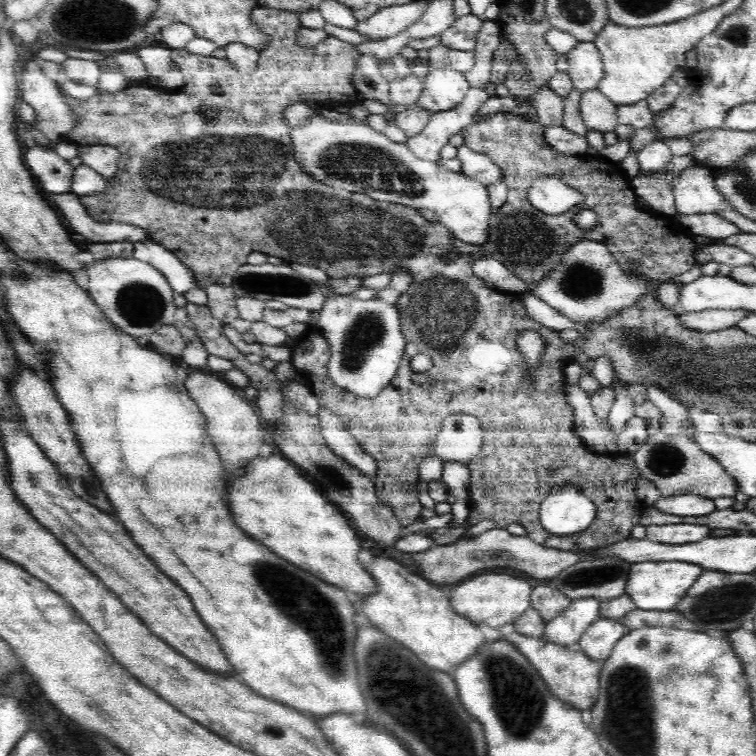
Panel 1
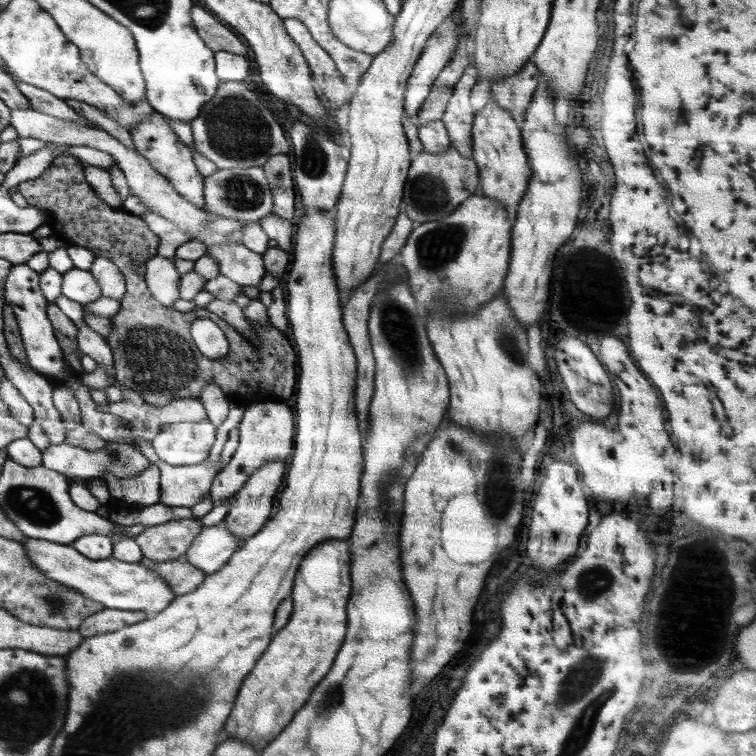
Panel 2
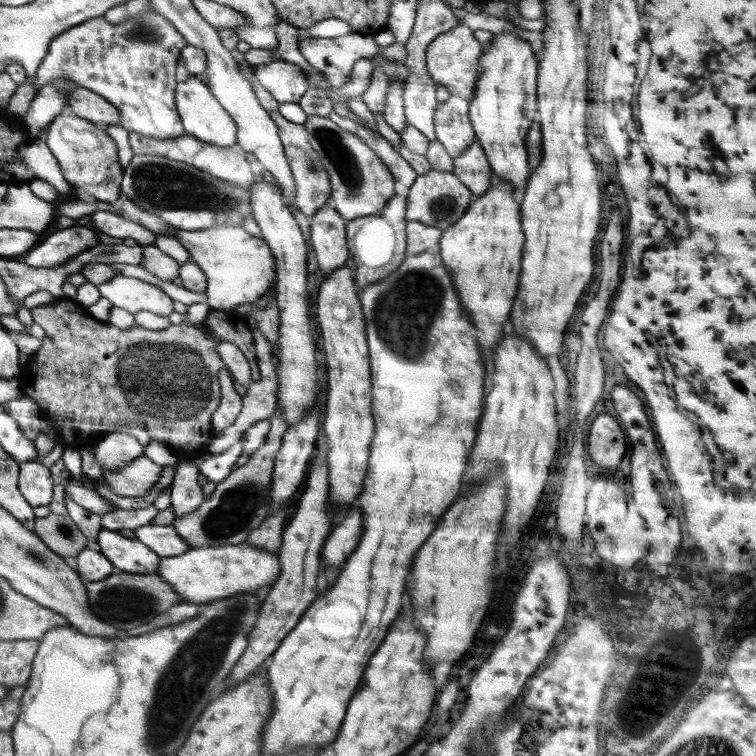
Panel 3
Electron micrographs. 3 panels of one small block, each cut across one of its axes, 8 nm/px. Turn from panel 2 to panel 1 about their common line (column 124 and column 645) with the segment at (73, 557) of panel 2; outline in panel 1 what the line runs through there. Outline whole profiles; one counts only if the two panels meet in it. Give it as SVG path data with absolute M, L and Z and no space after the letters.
M645 561L634 563L628 576L626 593L634 601L636 608L642 610L674 610L686 592L693 588L694 582L704 570L690 562Z

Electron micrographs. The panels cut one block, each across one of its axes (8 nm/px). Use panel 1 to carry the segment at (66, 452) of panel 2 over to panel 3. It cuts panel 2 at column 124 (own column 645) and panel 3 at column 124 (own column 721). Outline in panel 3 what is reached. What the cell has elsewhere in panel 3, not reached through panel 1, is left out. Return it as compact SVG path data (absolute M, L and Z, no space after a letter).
M142 454L116 471L104 469L102 481L118 496L144 496L158 482L162 470L163 466Z

